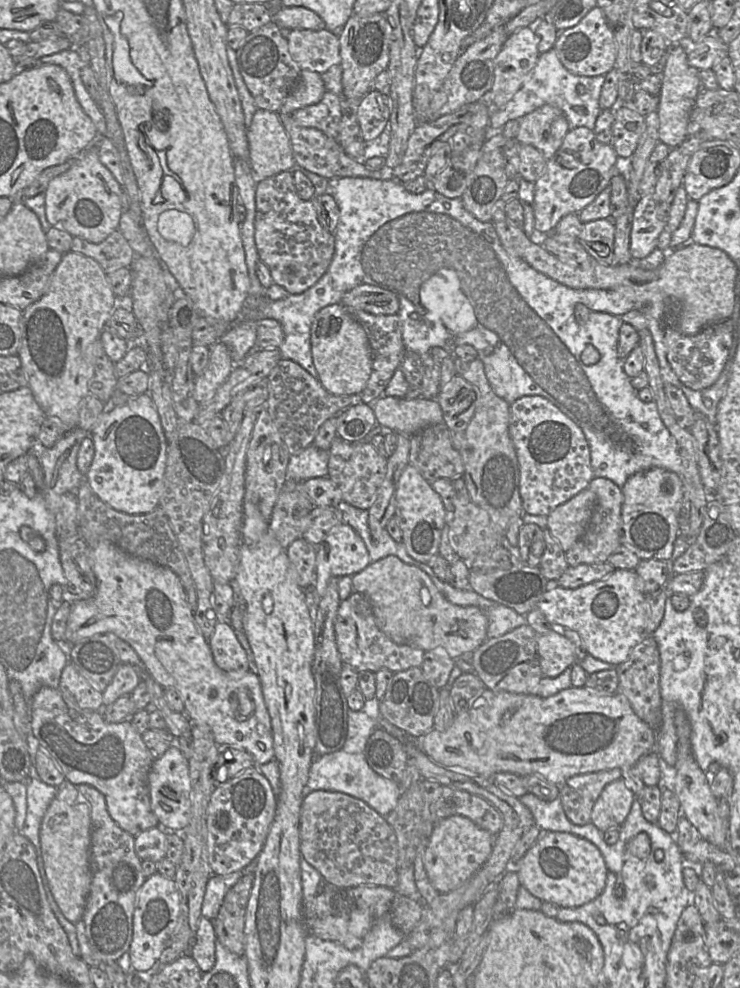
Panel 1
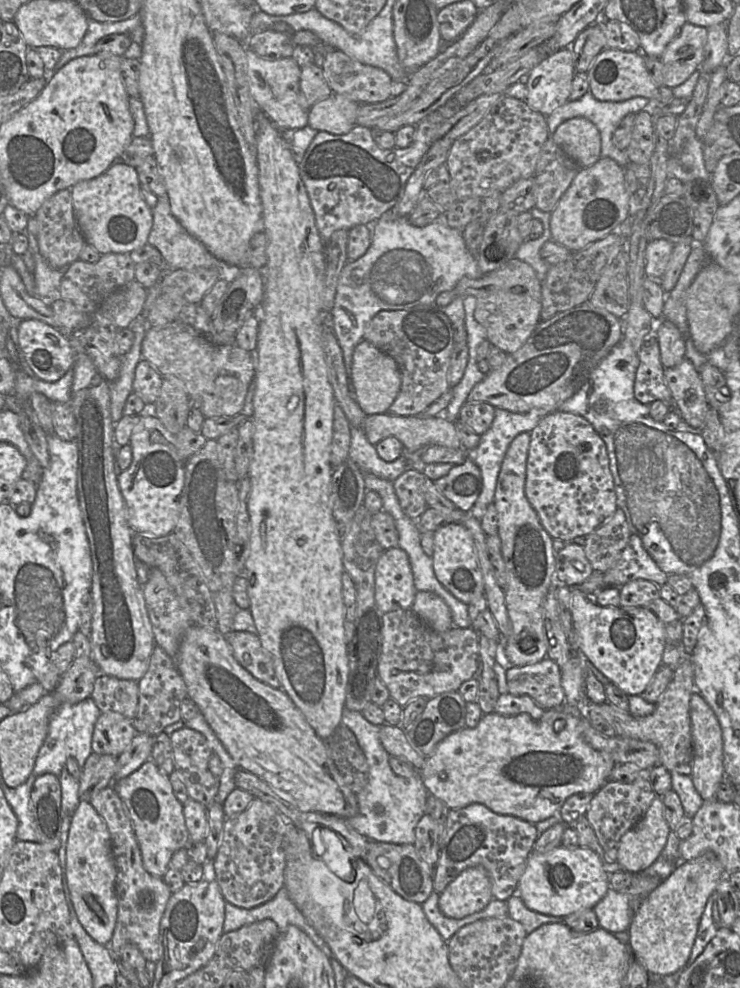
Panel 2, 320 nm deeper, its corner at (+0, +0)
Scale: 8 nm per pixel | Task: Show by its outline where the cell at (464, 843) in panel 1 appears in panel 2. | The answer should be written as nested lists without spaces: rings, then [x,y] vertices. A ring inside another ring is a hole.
[[[482,866],[461,872],[439,894],[441,912],[454,919],[461,919],[483,910],[493,899],[491,881]]]

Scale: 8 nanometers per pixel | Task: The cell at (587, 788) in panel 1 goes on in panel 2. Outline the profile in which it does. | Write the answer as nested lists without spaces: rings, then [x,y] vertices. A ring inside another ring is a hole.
[[[644,774],[633,783],[607,781],[595,794],[585,814],[610,862],[617,862],[619,842],[645,815],[658,795]]]

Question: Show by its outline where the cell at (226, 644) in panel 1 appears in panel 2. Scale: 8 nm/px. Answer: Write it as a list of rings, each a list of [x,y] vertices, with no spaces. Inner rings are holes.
[[[232,631],[225,635],[238,663],[259,681],[276,689],[281,689],[273,667],[273,660],[257,634],[246,631]]]

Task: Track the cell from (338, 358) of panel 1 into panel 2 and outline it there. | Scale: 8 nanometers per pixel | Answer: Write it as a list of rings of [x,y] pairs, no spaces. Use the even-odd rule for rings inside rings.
[[[367,340],[354,349],[349,383],[360,408],[366,415],[388,413],[401,388],[401,374],[396,361]]]

